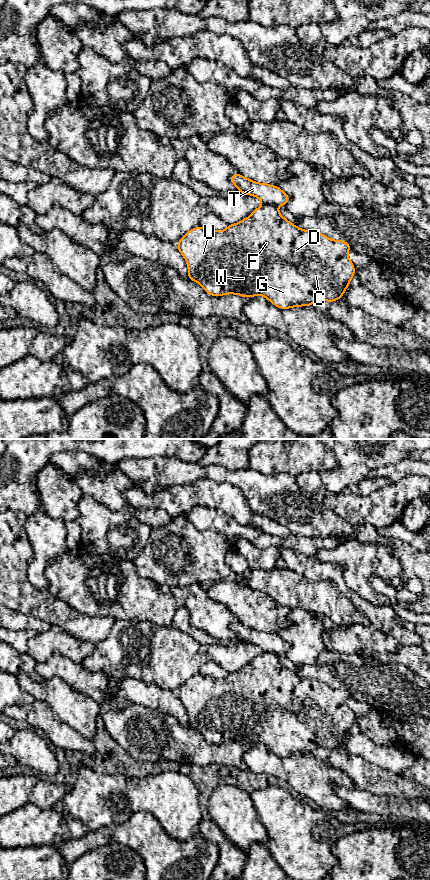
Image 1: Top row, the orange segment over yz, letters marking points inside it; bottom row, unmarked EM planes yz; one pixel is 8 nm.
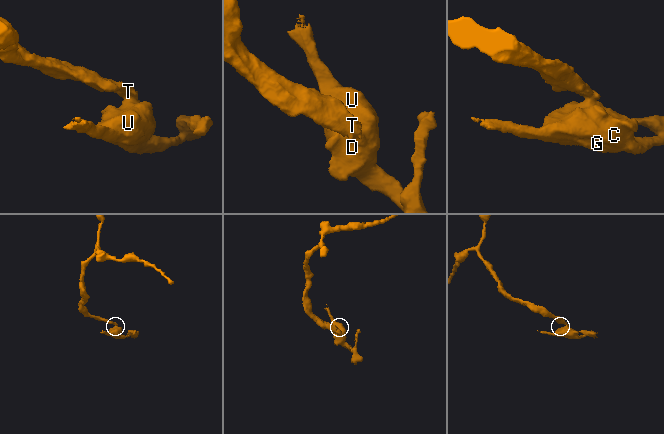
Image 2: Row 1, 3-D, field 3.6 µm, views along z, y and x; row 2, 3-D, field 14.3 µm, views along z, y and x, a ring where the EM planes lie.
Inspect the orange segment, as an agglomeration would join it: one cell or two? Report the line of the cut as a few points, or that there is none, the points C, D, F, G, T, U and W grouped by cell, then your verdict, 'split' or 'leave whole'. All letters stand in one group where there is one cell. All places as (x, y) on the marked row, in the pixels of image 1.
yz (275, 204), (263, 205) | C D F G U W / T | split

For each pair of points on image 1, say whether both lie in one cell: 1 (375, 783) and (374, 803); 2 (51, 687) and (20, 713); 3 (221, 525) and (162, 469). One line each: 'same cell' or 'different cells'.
1: different cells
2: different cells
3: different cells

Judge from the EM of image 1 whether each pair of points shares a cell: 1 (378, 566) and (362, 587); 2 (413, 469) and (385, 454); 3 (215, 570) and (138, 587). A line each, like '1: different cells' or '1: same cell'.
1: same cell
2: different cells
3: different cells

